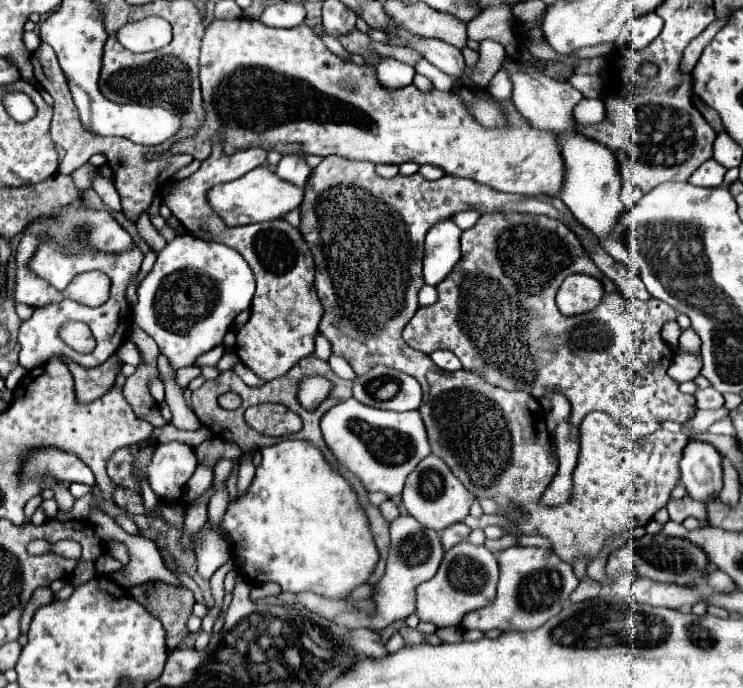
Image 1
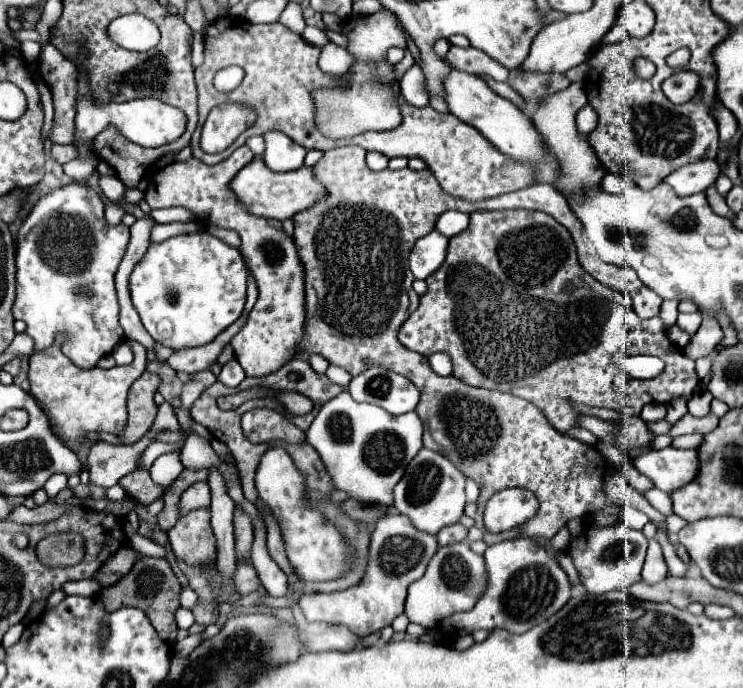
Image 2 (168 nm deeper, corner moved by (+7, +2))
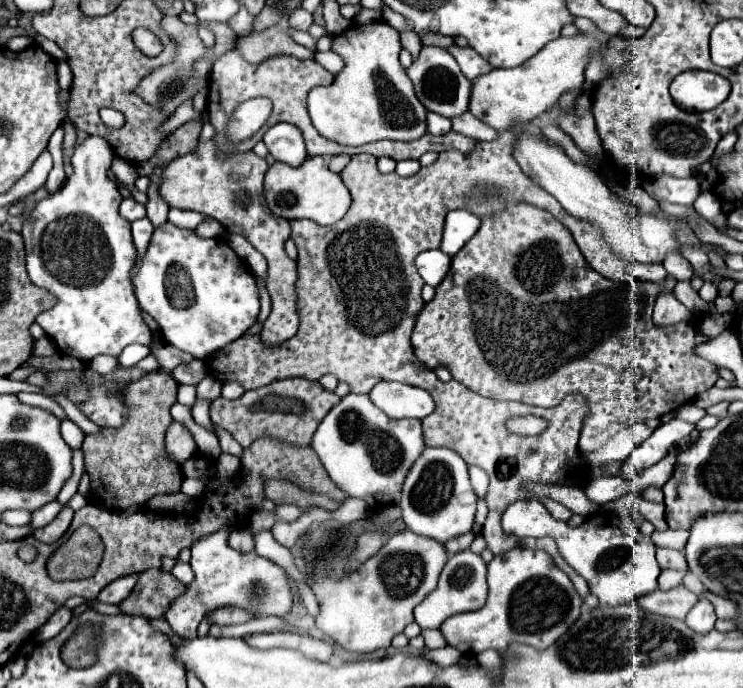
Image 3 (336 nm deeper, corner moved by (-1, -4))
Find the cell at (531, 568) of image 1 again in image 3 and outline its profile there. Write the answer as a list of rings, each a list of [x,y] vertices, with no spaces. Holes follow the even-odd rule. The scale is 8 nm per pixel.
[[[515,547],[495,555],[487,565],[489,597],[487,603],[471,613],[449,617],[443,625],[443,637],[461,653],[477,655],[483,649],[495,649],[505,655],[507,645],[513,641],[533,645],[537,649],[549,647],[575,623],[581,613],[581,597],[571,579],[553,563],[551,555],[539,549]]]

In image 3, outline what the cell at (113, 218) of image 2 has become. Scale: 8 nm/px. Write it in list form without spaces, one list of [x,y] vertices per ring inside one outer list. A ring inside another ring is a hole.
[[[123,199],[121,207],[119,207],[121,217],[125,217],[127,221],[135,221],[135,219],[143,219],[145,217],[145,205],[137,203],[135,199]]]

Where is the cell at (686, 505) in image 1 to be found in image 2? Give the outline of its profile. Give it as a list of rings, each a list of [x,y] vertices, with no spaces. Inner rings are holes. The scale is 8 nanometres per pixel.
[[[647,489],[643,495],[645,495],[647,501],[649,501],[659,513],[663,513],[665,517],[673,513],[673,511],[671,511],[671,499],[669,499],[667,493],[663,493],[663,491],[659,491],[659,489]]]

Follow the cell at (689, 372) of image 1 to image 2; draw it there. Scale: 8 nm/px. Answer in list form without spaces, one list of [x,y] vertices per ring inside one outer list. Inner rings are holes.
[[[698,309],[701,314],[702,323],[699,331],[691,337],[691,343],[683,349],[687,357],[699,359],[707,357],[724,338],[724,333],[720,328],[718,321],[709,317],[702,309]]]

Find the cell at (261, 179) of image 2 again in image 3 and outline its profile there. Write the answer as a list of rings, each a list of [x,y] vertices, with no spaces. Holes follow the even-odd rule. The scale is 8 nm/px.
[[[307,157],[299,167],[273,163],[265,173],[263,191],[269,193],[271,213],[289,221],[311,219],[319,225],[333,225],[347,213],[351,205],[351,195],[343,185],[339,173],[329,171],[323,157]]]

